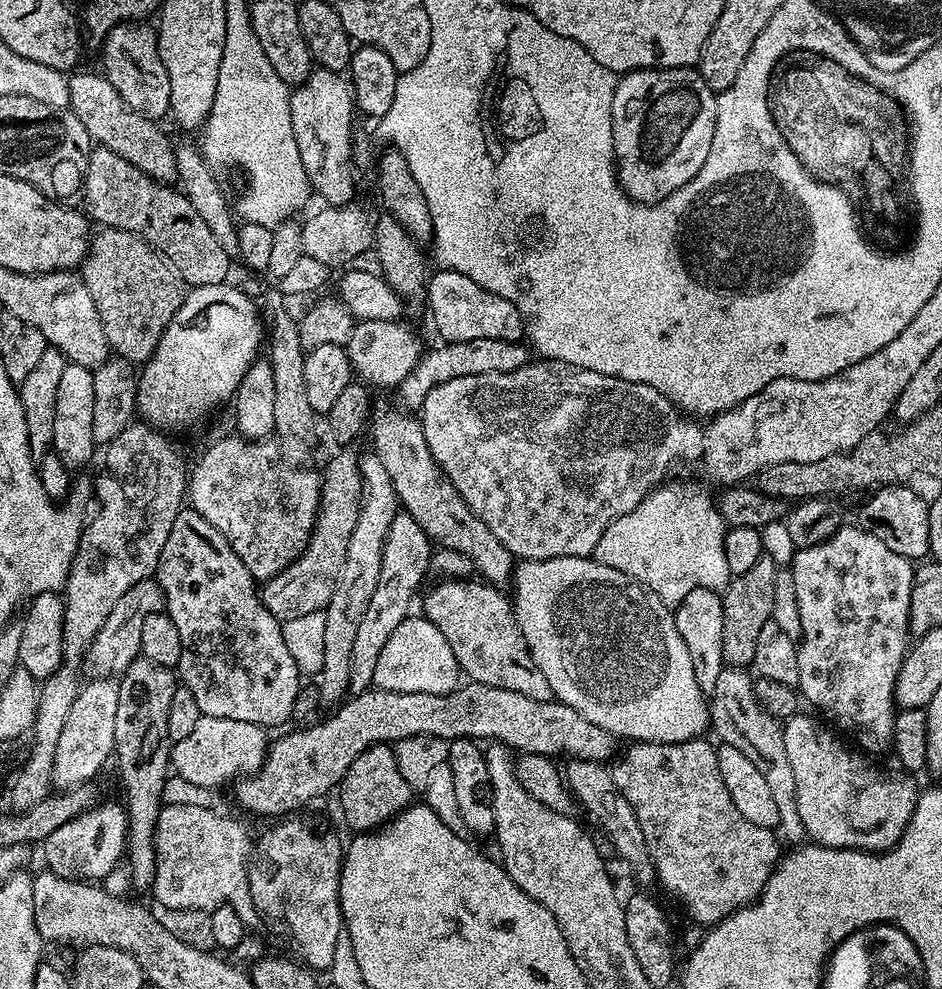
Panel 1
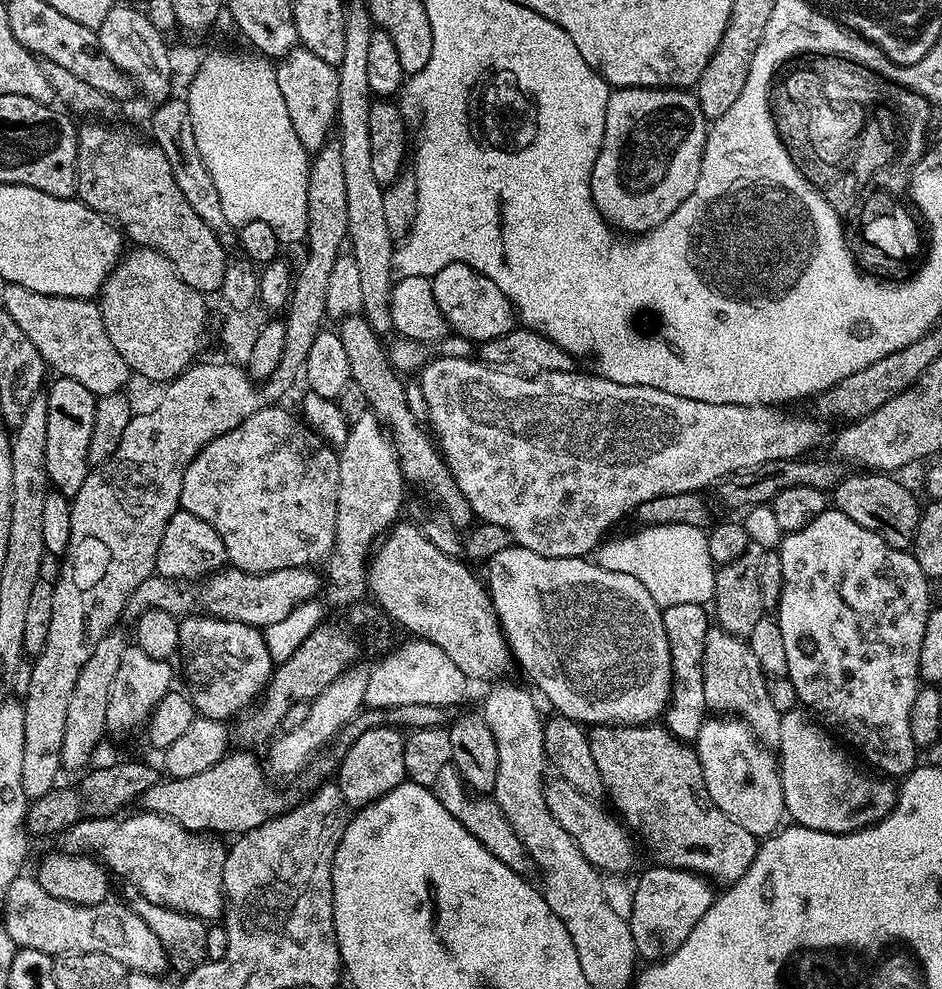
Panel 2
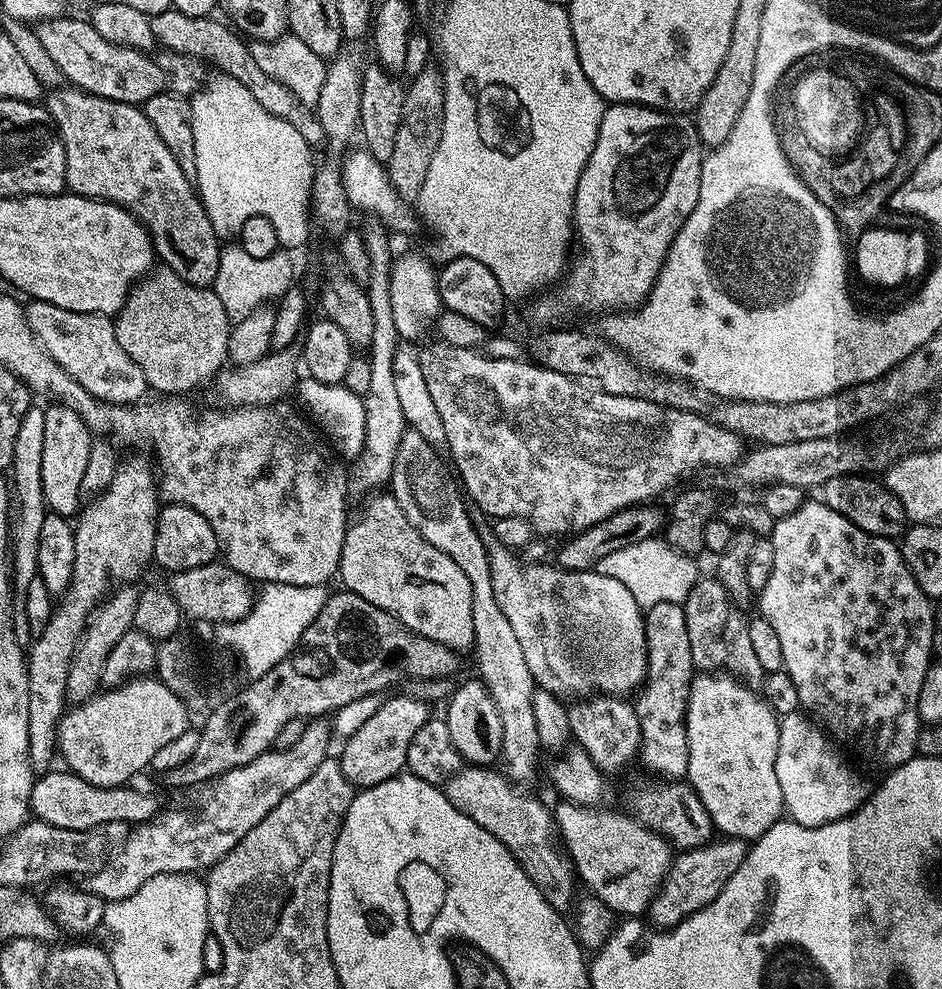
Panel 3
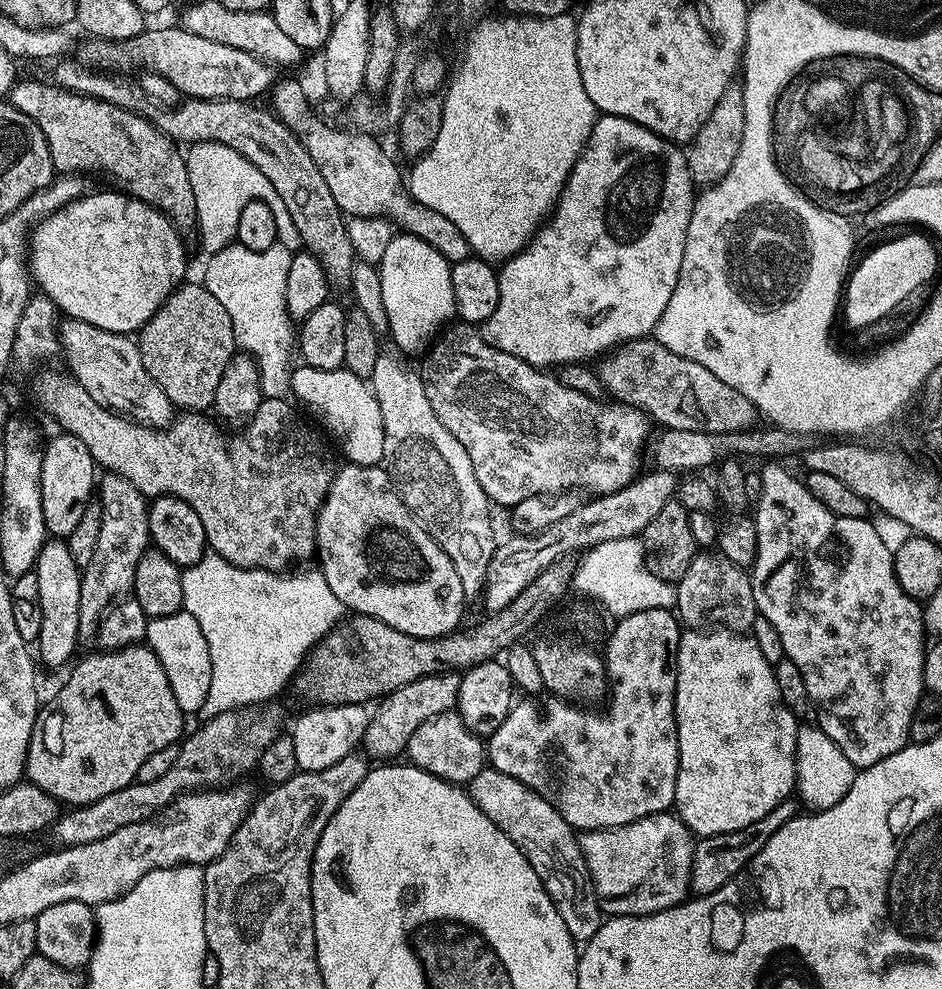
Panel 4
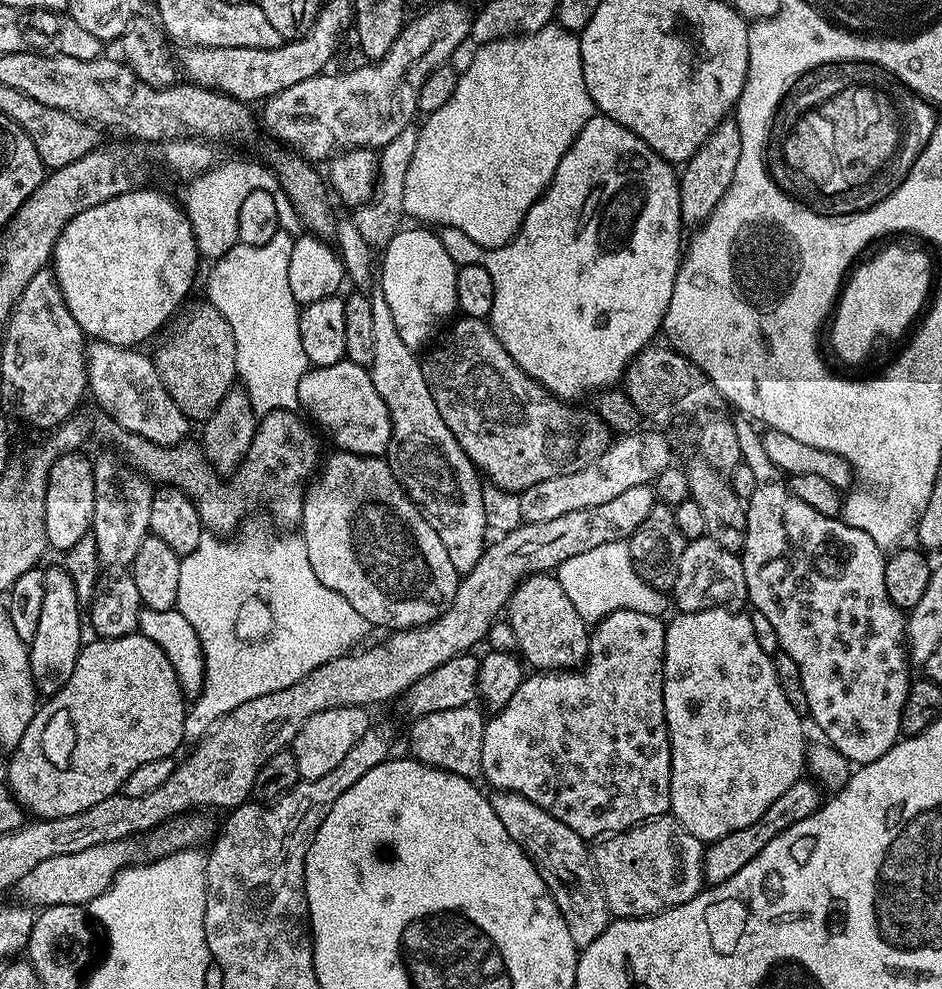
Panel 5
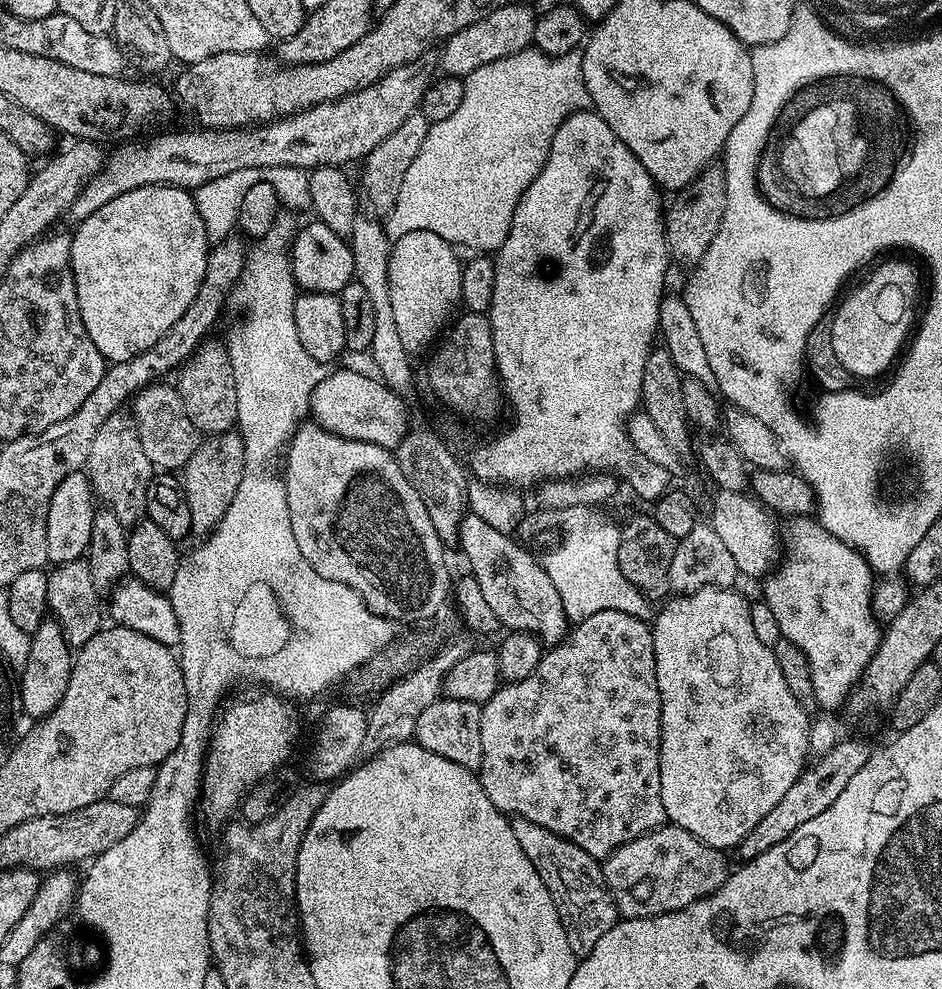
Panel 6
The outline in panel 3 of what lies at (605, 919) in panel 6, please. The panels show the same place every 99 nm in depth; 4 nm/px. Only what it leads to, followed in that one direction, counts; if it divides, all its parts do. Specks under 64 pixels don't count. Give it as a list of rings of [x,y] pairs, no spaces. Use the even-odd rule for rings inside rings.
[[[462,766],[443,785],[443,792],[466,818],[474,818],[482,830],[490,830],[510,854],[526,870],[530,882],[542,890],[546,902],[554,906],[561,914],[567,913],[573,907],[572,895],[578,889],[578,877],[573,869],[572,861],[558,847],[558,829],[554,823],[554,812],[542,801],[523,787],[509,780],[503,771],[492,766]],[[556,844],[557,848],[556,849]],[[560,852],[561,853],[560,853]]]

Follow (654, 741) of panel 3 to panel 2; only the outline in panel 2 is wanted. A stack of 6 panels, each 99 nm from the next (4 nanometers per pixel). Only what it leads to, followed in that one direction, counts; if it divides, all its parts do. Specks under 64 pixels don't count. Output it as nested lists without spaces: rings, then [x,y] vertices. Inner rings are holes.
[[[682,602],[678,606],[663,609],[663,614],[672,663],[672,691],[670,703],[662,715],[662,724],[679,740],[694,742],[702,730],[706,713],[709,711],[706,690],[702,686],[702,658],[706,650],[710,612],[703,604]]]

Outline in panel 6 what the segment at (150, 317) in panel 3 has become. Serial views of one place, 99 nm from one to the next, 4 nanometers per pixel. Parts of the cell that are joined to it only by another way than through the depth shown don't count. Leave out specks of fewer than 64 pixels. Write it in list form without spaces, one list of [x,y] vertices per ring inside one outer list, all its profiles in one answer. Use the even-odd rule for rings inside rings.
[[[205,343],[179,369],[180,381],[174,384],[186,406],[186,418],[194,422],[197,432],[215,434],[233,431],[237,427],[238,390],[234,390],[234,370],[232,359],[228,357],[227,347],[223,343]]]

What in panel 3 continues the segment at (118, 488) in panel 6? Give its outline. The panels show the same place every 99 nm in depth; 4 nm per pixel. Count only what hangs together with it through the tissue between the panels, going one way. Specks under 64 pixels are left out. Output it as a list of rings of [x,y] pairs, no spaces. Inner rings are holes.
[[[120,586],[108,593],[100,605],[92,612],[84,633],[80,635],[74,658],[70,662],[70,674],[66,678],[66,697],[73,705],[81,704],[101,691],[102,666],[106,666],[106,656],[114,650],[122,634],[133,631],[134,610],[138,606],[140,592],[132,586]]]

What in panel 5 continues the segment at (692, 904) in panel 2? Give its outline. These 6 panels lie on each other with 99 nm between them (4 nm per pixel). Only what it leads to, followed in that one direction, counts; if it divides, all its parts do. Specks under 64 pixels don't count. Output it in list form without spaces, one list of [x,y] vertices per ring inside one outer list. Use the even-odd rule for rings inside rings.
[[[802,778],[798,782],[794,782],[794,786],[790,786],[790,790],[786,790],[786,794],[782,794],[782,798],[778,798],[778,802],[774,802],[774,806],[770,806],[770,810],[766,810],[766,814],[762,814],[762,818],[758,818],[758,822],[754,822],[750,826],[742,826],[742,830],[734,830],[734,834],[726,834],[726,838],[713,840],[705,847],[705,881],[709,885],[714,885],[734,878],[734,874],[738,874],[738,870],[742,870],[742,866],[746,866],[746,862],[750,862],[750,858],[757,856],[762,850],[762,846],[766,846],[770,842],[770,838],[774,838],[782,830],[794,826],[794,822],[802,822],[802,818],[810,818],[821,807],[821,789],[811,779]]]

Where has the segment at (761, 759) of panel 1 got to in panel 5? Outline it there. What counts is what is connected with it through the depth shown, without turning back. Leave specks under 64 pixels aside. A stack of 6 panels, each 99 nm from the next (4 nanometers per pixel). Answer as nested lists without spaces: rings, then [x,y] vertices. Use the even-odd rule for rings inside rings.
[[[707,534],[699,536],[696,540],[687,541],[675,563],[678,566],[678,578],[670,596],[680,612],[732,606],[735,605],[735,600],[743,601],[748,595],[740,556],[718,546],[718,542],[711,540]]]

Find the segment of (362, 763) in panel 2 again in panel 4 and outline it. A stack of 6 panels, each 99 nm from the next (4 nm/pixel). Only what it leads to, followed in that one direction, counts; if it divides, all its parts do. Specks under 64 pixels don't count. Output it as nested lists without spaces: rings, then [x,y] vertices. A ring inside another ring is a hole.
[[[444,672],[438,676],[427,676],[418,678],[418,682],[410,682],[398,690],[394,690],[389,696],[383,697],[375,705],[374,711],[368,717],[366,734],[362,741],[362,748],[369,757],[376,759],[376,762],[392,762],[396,756],[407,749],[410,742],[410,734],[426,722],[426,718],[434,718],[434,714],[442,714],[455,709],[460,685],[461,673]]]

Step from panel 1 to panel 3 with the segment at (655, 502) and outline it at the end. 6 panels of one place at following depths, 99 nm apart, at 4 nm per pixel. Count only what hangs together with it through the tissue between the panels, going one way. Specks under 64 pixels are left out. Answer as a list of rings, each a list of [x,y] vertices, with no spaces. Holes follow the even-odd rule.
[[[653,538],[634,542],[634,546],[622,546],[622,550],[614,550],[614,554],[606,554],[606,558],[602,558],[598,570],[610,578],[618,578],[618,582],[622,582],[622,586],[626,586],[626,590],[630,590],[630,594],[634,594],[634,602],[638,602],[641,609],[647,610],[658,602],[684,603],[698,579],[696,564],[691,560],[692,558],[689,553],[679,552],[678,549],[673,548],[667,539]]]

